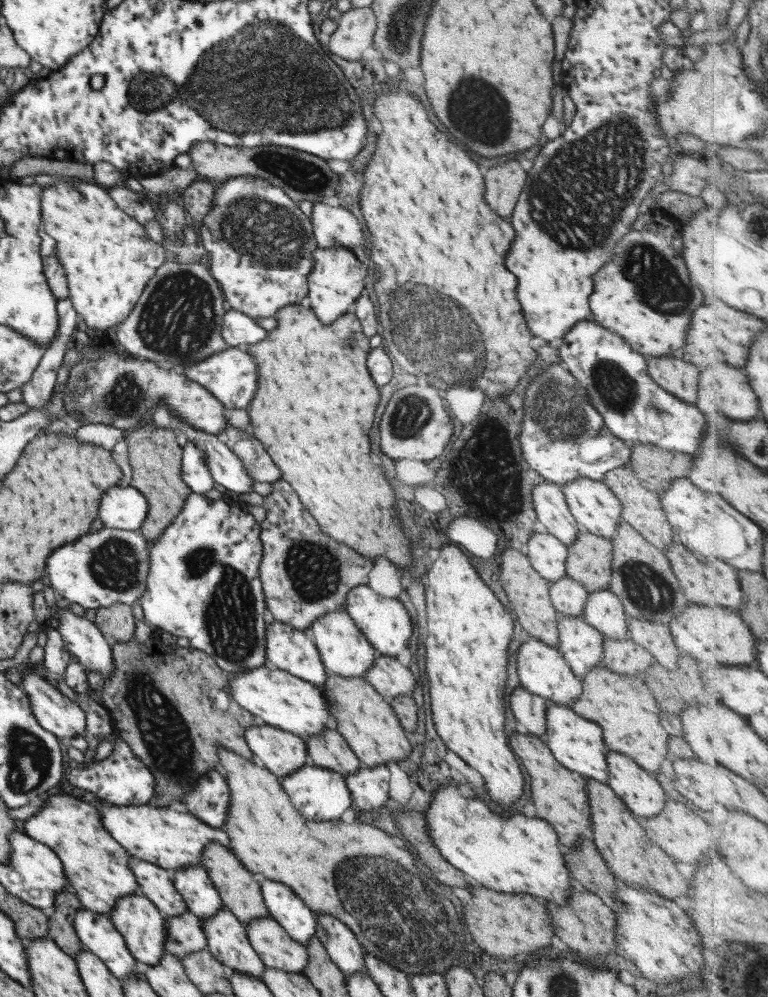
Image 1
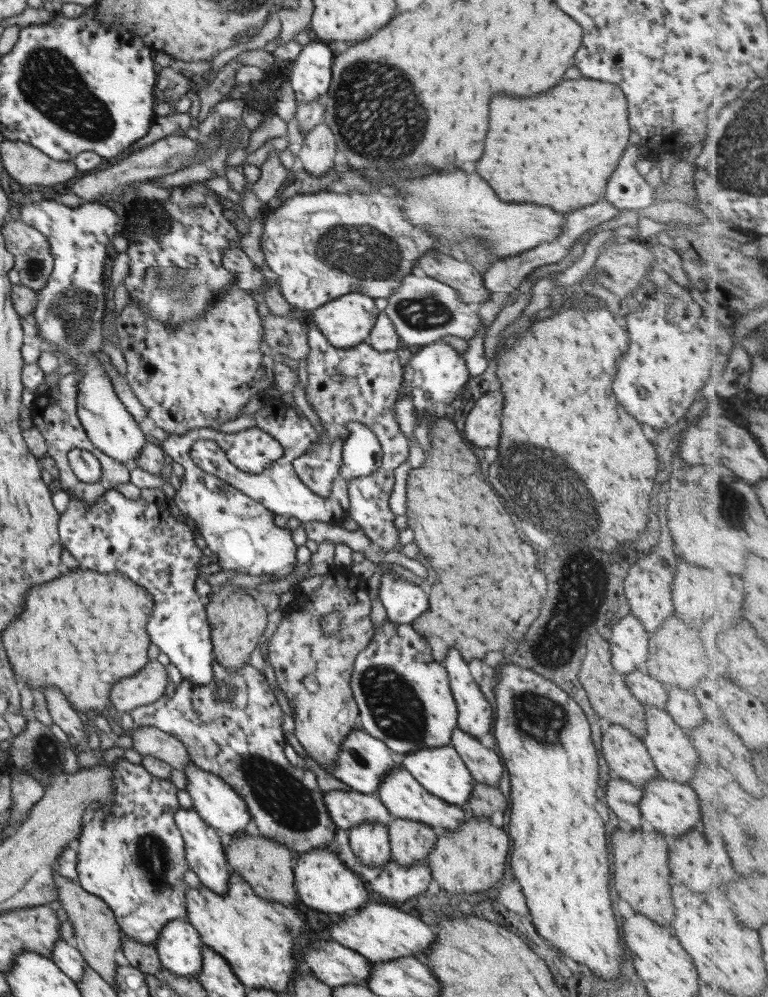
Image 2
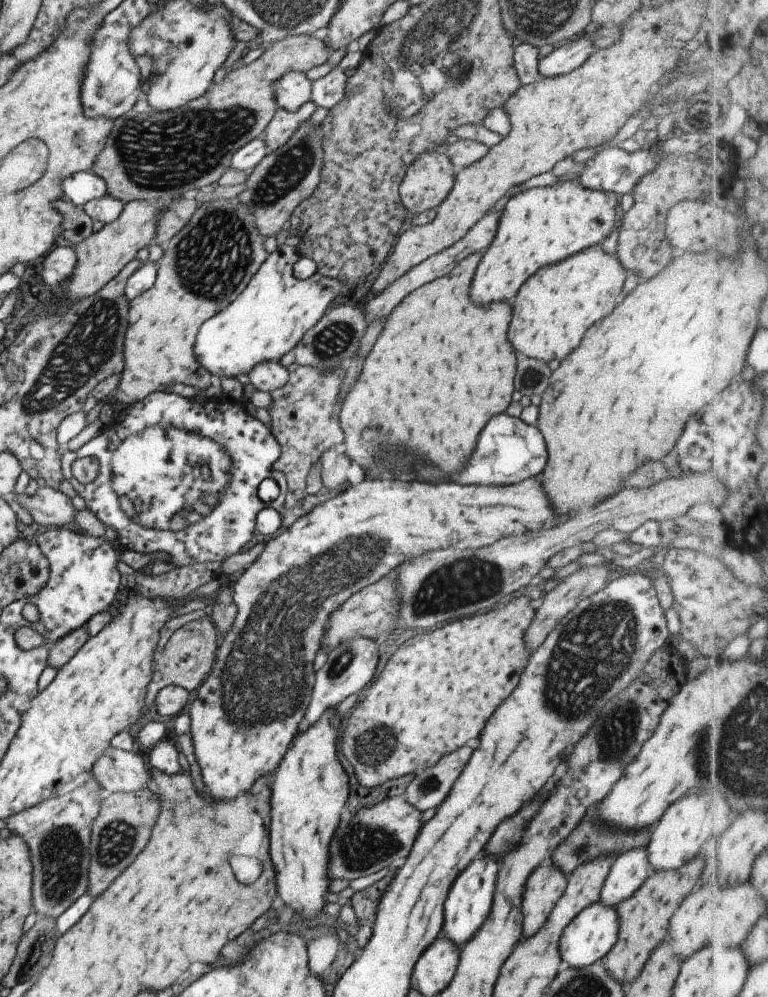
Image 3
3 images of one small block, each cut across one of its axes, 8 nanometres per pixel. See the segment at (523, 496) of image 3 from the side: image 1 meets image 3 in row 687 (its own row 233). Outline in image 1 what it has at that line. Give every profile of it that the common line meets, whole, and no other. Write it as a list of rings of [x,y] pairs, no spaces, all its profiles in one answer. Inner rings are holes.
[[[237,176],[213,188],[211,210],[196,225],[199,244],[207,251],[210,275],[218,282],[228,308],[252,318],[274,318],[283,306],[298,304],[307,295],[307,276],[312,269],[311,252],[317,247],[310,220],[281,188],[263,178]]]

